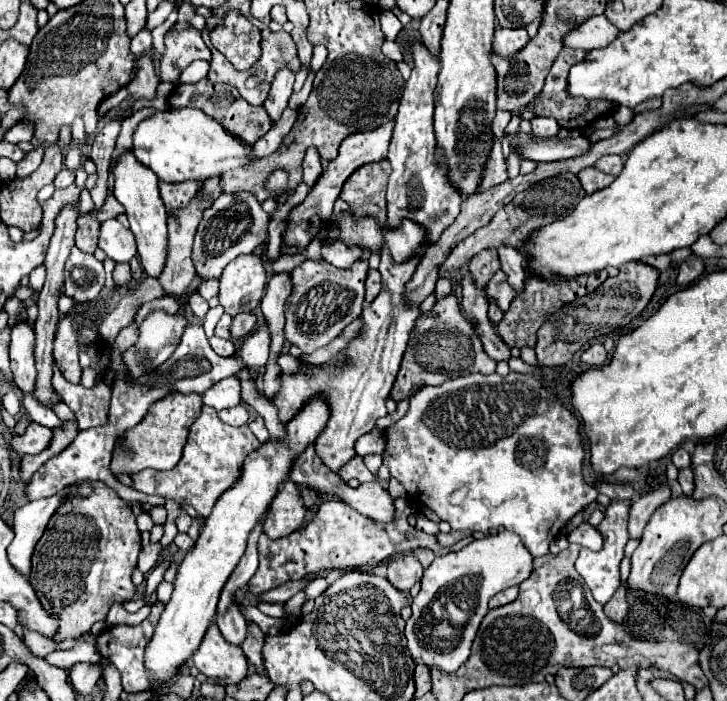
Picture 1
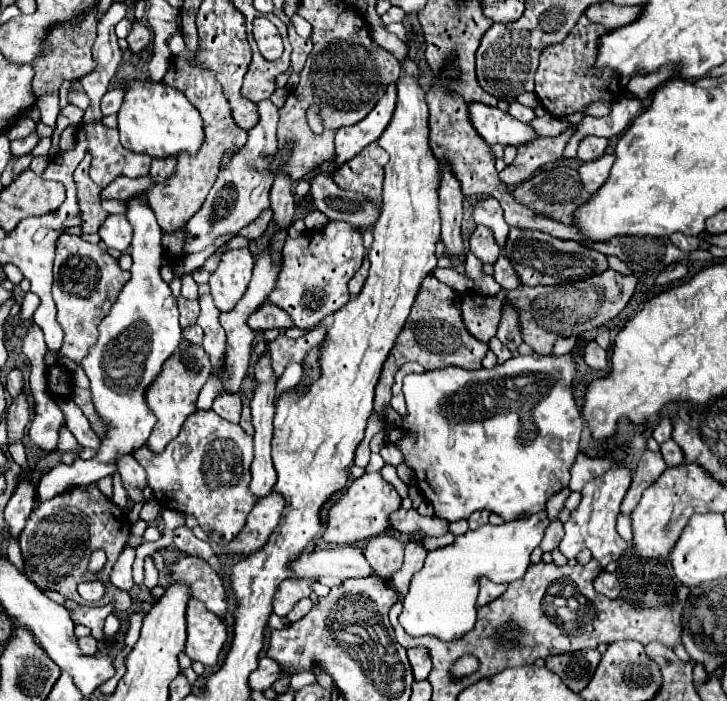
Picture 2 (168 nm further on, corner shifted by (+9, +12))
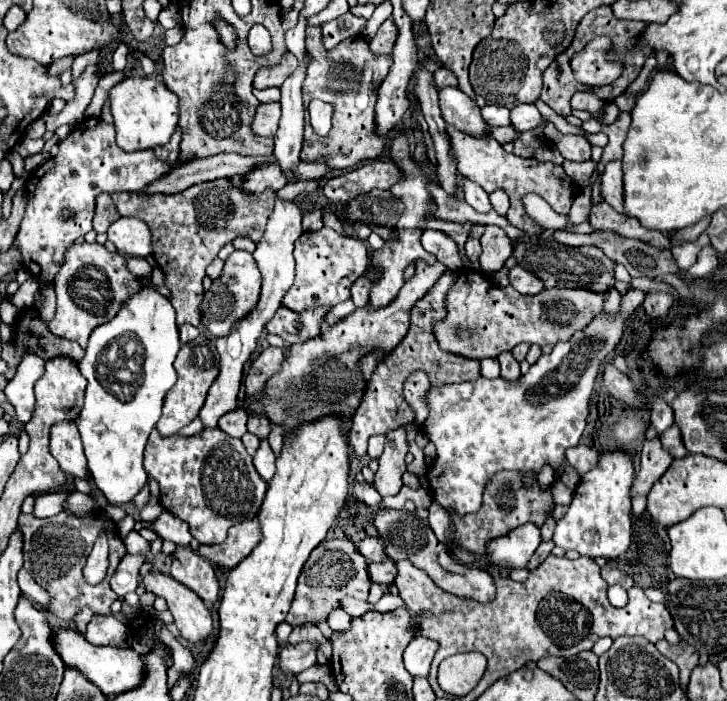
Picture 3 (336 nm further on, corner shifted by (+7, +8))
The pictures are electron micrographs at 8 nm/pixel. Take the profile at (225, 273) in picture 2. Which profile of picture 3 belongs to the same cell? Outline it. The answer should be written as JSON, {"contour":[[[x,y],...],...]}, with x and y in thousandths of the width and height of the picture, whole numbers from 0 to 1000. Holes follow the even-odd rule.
{"contour":[[[322,357],[308,374],[305,391],[292,402],[292,411],[283,417],[283,428],[278,431],[278,459],[294,479],[308,479],[316,474],[319,462],[333,456],[355,431],[358,422],[358,385],[344,359]]]}

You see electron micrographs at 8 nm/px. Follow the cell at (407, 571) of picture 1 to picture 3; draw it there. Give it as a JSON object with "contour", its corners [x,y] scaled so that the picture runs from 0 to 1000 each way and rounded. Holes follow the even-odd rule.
{"contour":[[[503,767],[495,773],[495,790],[509,802],[528,802],[534,799],[534,790],[528,785],[528,776],[523,767]]]}

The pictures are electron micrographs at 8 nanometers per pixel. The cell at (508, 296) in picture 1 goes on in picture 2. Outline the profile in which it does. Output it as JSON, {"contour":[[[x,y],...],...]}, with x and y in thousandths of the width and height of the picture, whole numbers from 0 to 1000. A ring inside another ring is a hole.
{"contour":[[[688,365],[680,377],[680,399],[691,408],[691,411],[699,411],[699,414],[707,414],[715,408],[715,397],[710,391],[710,385],[704,382],[702,371],[696,365]]]}

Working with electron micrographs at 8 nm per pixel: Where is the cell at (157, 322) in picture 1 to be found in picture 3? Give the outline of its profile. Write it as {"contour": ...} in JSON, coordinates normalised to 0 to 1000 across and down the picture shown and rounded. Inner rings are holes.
{"contour":[[[206,394],[195,397],[193,405],[195,405],[193,414],[165,437],[162,448],[154,456],[129,468],[121,485],[118,505],[107,516],[110,534],[121,542],[121,551],[113,588],[105,596],[105,608],[113,622],[121,668],[129,679],[132,693],[146,705],[149,719],[176,719],[198,693],[204,676],[195,668],[195,645],[206,616],[220,599],[226,565],[242,545],[242,531],[237,522],[248,499],[242,445],[234,428],[209,408]]]}

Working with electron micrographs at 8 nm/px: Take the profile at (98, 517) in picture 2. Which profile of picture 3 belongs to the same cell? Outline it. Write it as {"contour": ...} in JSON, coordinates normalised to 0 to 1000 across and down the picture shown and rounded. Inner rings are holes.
{"contour":[[[83,730],[69,739],[50,739],[47,733],[30,733],[25,748],[33,759],[33,810],[58,839],[63,839],[69,845],[69,850],[72,850],[69,870],[80,882],[96,884],[116,864],[121,864],[129,876],[143,876],[143,879],[151,876],[151,864],[157,856],[162,856],[162,850],[154,845],[149,830],[151,830],[162,802],[173,790],[173,779],[162,762],[160,748],[151,739],[146,739],[140,733],[129,733],[129,730],[116,733],[116,736]],[[138,765],[146,765],[149,776],[151,776],[151,810],[149,810],[149,822],[140,833],[124,836],[113,822],[113,810],[118,805],[118,796],[121,796],[129,773]]]}

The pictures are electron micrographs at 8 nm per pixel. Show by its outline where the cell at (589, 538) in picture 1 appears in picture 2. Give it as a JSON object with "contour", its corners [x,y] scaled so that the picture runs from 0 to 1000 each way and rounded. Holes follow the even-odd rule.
{"contour":[[[759,745],[754,753],[751,753],[751,762],[748,762],[748,770],[743,776],[746,787],[759,787],[762,782],[768,782],[770,770],[776,765],[776,753],[773,753],[773,745]]]}

